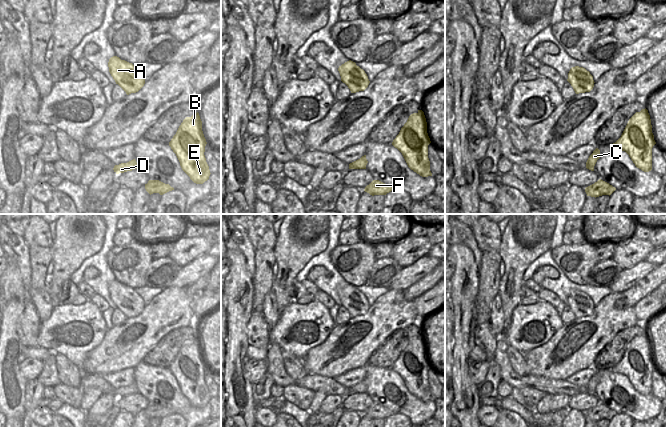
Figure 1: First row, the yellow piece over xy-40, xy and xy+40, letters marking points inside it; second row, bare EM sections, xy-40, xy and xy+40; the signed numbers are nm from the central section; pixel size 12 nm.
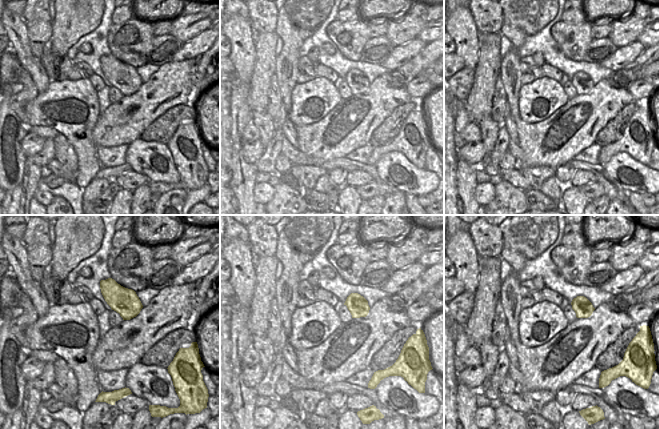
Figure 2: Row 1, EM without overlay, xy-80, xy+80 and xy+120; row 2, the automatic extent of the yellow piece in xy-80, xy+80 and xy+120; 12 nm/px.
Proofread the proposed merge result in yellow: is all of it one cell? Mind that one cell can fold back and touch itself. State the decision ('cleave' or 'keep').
keep

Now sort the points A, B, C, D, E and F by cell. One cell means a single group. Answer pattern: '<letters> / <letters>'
A B C D E F

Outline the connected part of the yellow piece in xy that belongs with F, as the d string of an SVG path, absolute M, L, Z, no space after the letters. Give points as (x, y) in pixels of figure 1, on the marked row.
M373 180L369 185L367 185L364 189L365 192L369 193L370 195L386 195L387 193L393 191L394 189L379 181L379 180Z

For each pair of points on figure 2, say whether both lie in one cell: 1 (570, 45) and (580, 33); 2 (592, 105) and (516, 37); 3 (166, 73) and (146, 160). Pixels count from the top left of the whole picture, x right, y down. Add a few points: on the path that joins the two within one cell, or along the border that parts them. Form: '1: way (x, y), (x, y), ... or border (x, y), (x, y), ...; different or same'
1: way (573, 42), (579, 36); same
2: way (554, 130), (527, 129), (516, 118), (512, 77); same
3: border (139, 137), (128, 145); different

